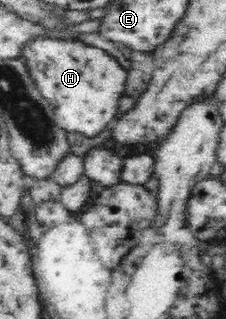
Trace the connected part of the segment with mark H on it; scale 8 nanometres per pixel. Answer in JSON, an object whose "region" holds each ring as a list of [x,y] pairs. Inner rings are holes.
{"region":[[[37,35],[27,43],[23,43],[21,56],[25,57],[26,69],[29,70],[30,78],[35,81],[35,85],[39,87],[41,95],[51,101],[55,123],[61,129],[67,129],[69,137],[73,139],[77,137],[77,141],[81,141],[83,137],[85,139],[95,137],[99,133],[103,137],[103,129],[117,113],[121,93],[125,91],[127,71],[111,55],[93,57],[95,53],[97,55],[105,53],[103,49],[89,47],[79,41],[67,41],[67,39],[70,38],[63,37],[61,41],[61,38],[50,38],[50,35]]]}

